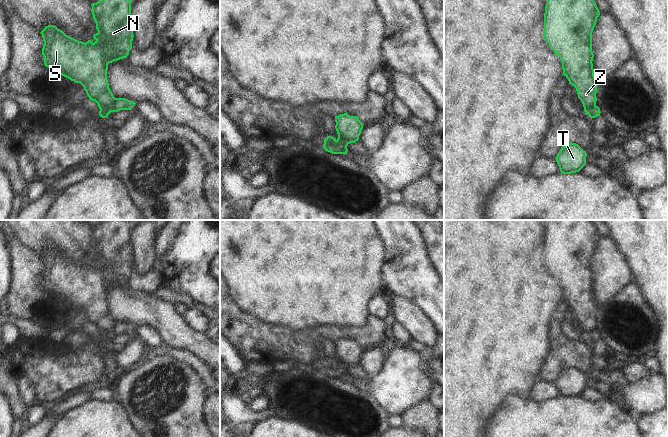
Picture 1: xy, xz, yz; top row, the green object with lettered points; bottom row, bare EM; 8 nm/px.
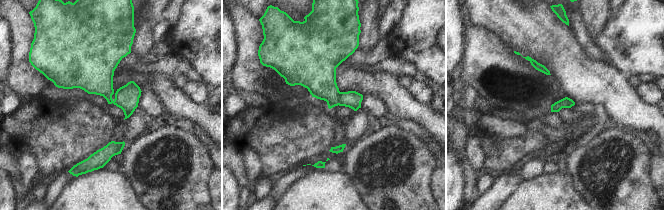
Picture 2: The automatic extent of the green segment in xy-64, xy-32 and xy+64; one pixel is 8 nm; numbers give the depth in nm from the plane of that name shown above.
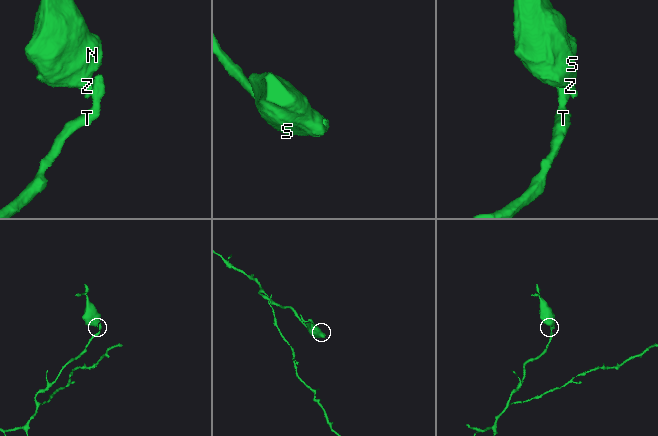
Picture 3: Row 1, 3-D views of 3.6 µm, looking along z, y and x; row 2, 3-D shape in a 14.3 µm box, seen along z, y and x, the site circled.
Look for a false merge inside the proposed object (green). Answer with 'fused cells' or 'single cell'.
fused cells

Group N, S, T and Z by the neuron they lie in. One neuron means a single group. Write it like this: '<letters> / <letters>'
N S Z / T

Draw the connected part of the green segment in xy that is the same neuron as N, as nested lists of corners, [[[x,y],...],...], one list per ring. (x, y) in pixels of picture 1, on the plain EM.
[[[104,220],[92,227],[97,257],[94,267],[78,265],[54,249],[40,257],[44,265],[44,289],[56,297],[80,307],[100,334],[111,334],[115,321],[107,304],[108,288],[127,282],[132,273],[133,249],[128,220]]]

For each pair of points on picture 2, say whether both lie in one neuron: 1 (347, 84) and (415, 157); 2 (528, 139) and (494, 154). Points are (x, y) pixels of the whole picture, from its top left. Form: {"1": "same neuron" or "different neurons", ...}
{"1": "different neurons", "2": "same neuron"}

